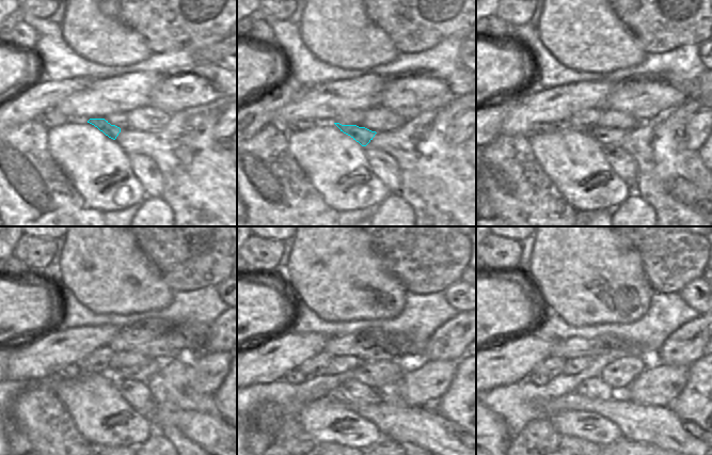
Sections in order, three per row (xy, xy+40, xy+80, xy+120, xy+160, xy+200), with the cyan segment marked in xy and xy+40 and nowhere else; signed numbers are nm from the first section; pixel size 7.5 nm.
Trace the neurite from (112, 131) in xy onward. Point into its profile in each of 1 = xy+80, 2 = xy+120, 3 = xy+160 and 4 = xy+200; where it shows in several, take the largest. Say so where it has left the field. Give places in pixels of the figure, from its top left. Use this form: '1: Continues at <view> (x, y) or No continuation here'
1: Continues at xy+80 (600, 135)
2: Continues at xy+120 (143, 372)
3: Continues at xy+160 (381, 375)
4: Continues at xy+200 (619, 375).

